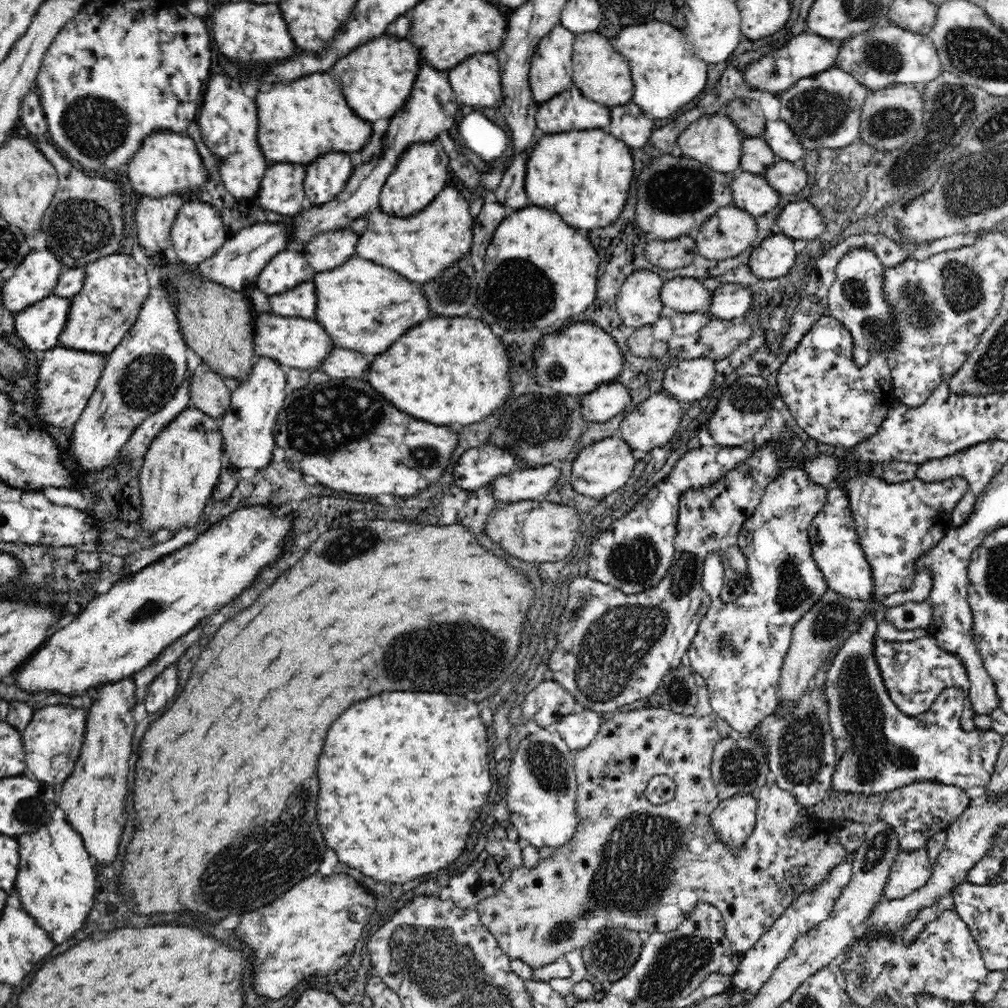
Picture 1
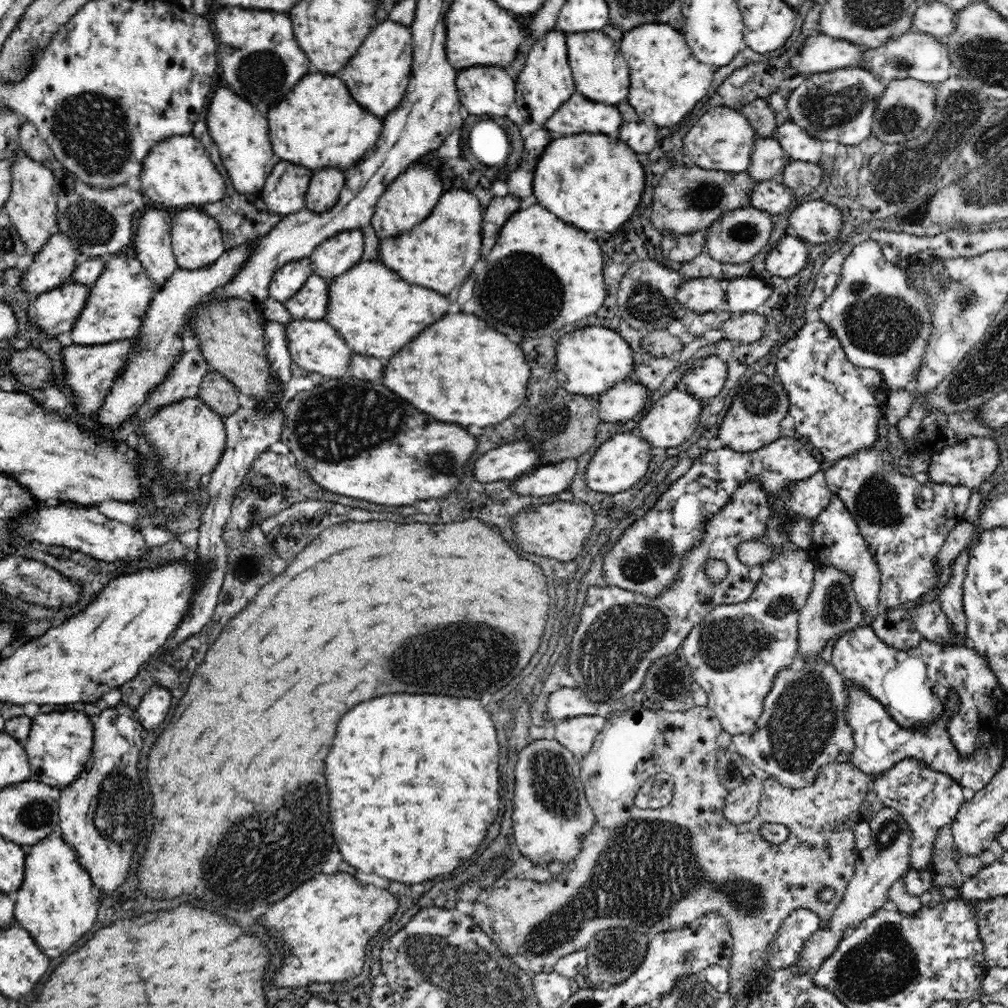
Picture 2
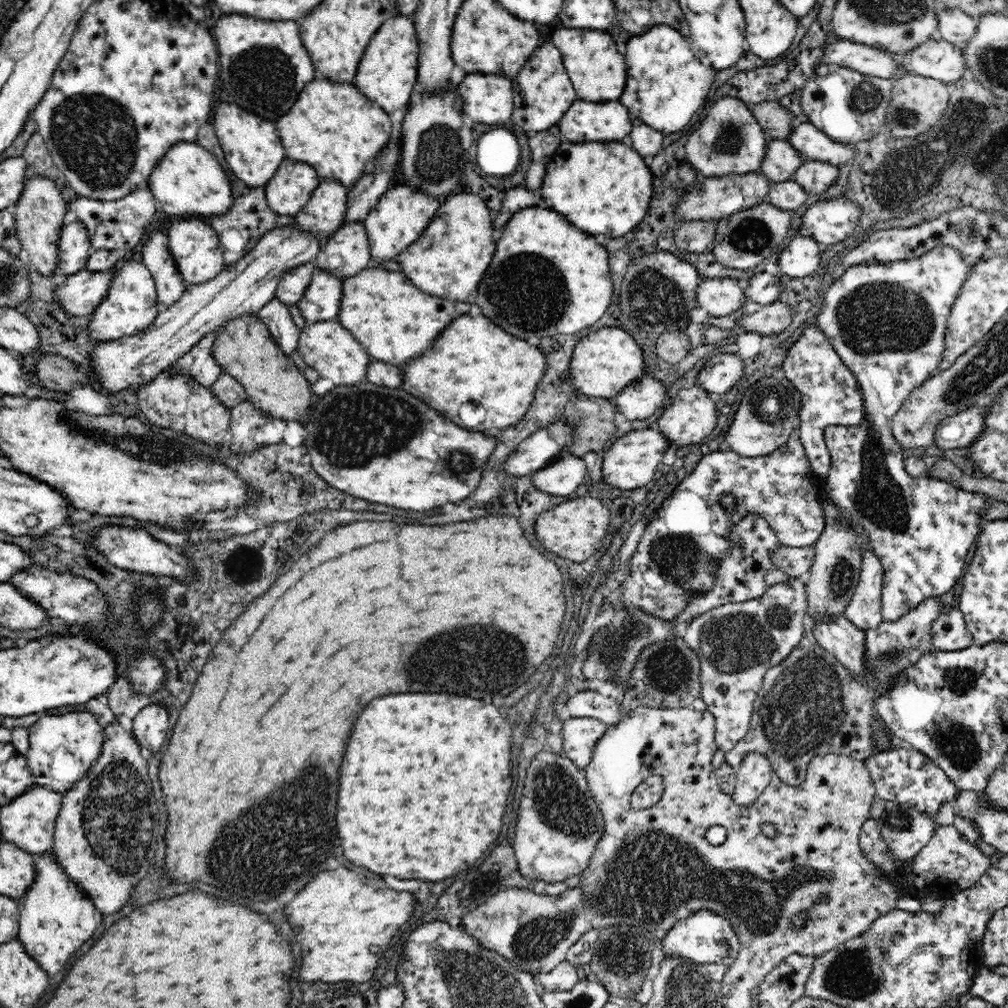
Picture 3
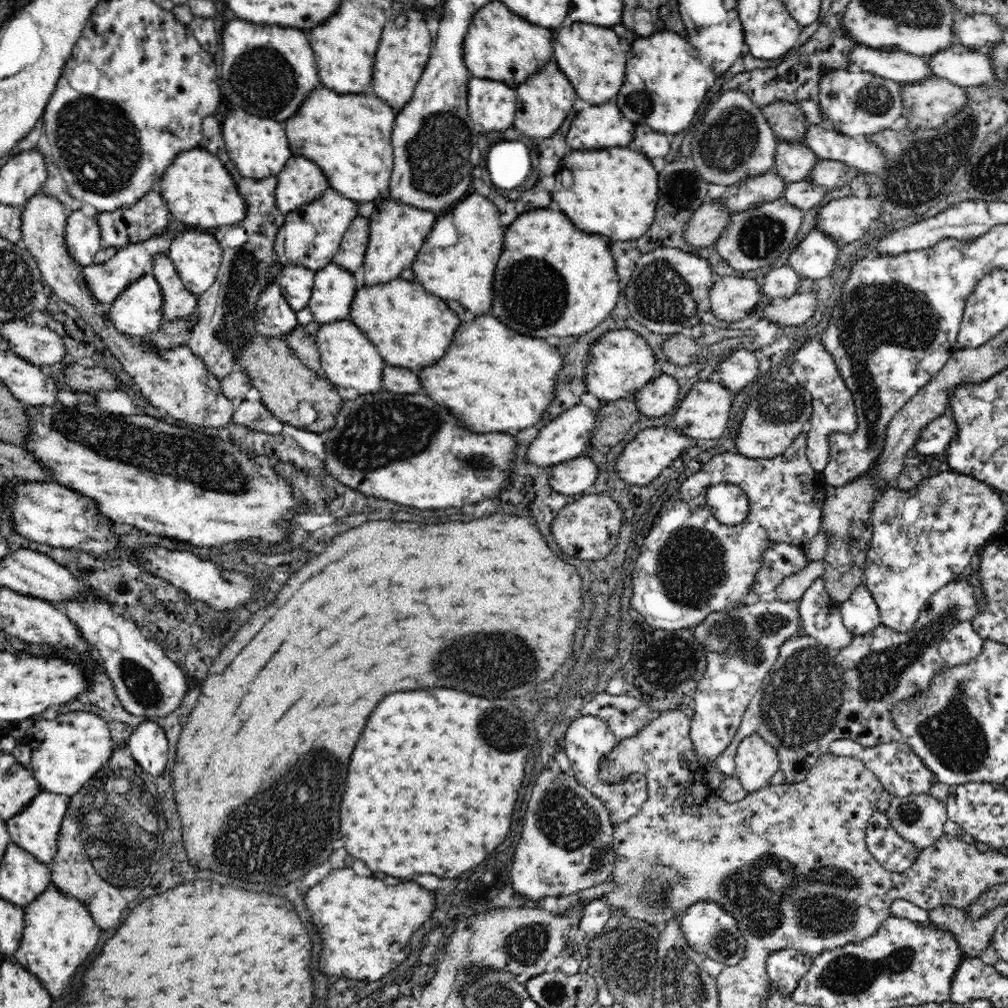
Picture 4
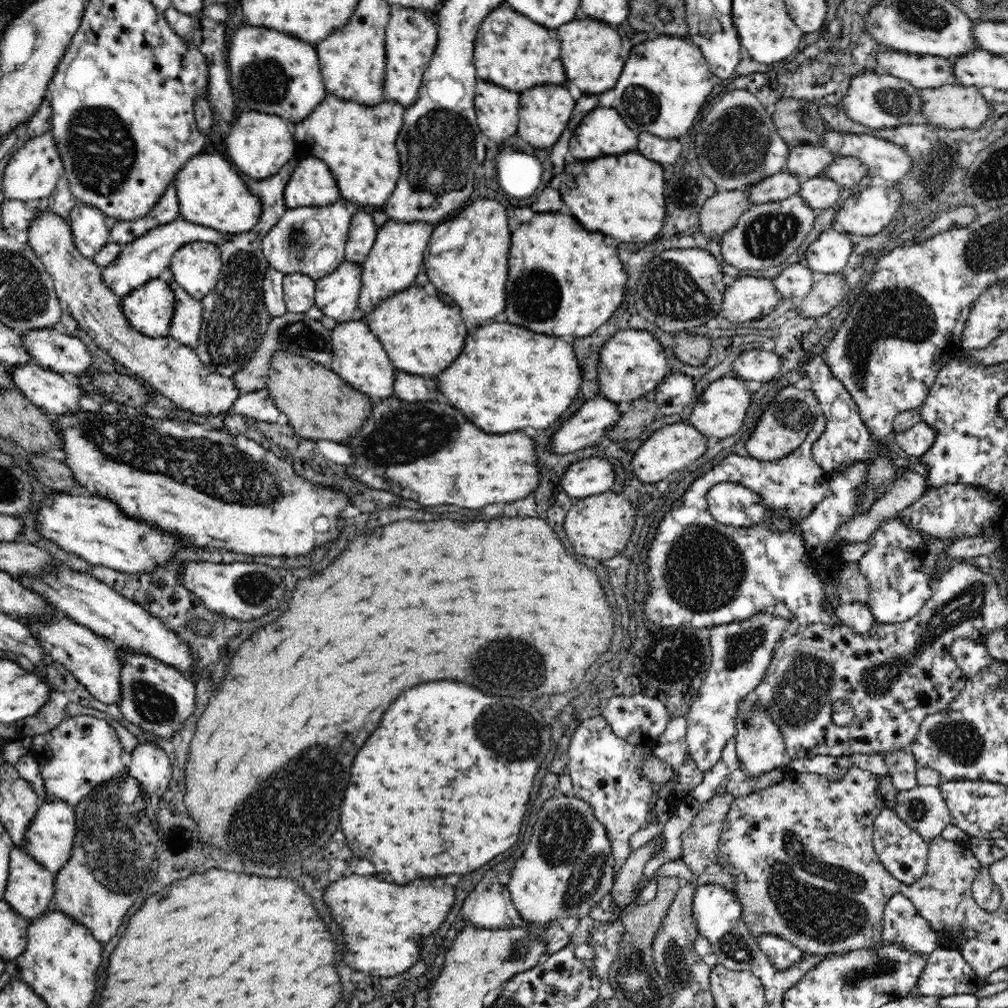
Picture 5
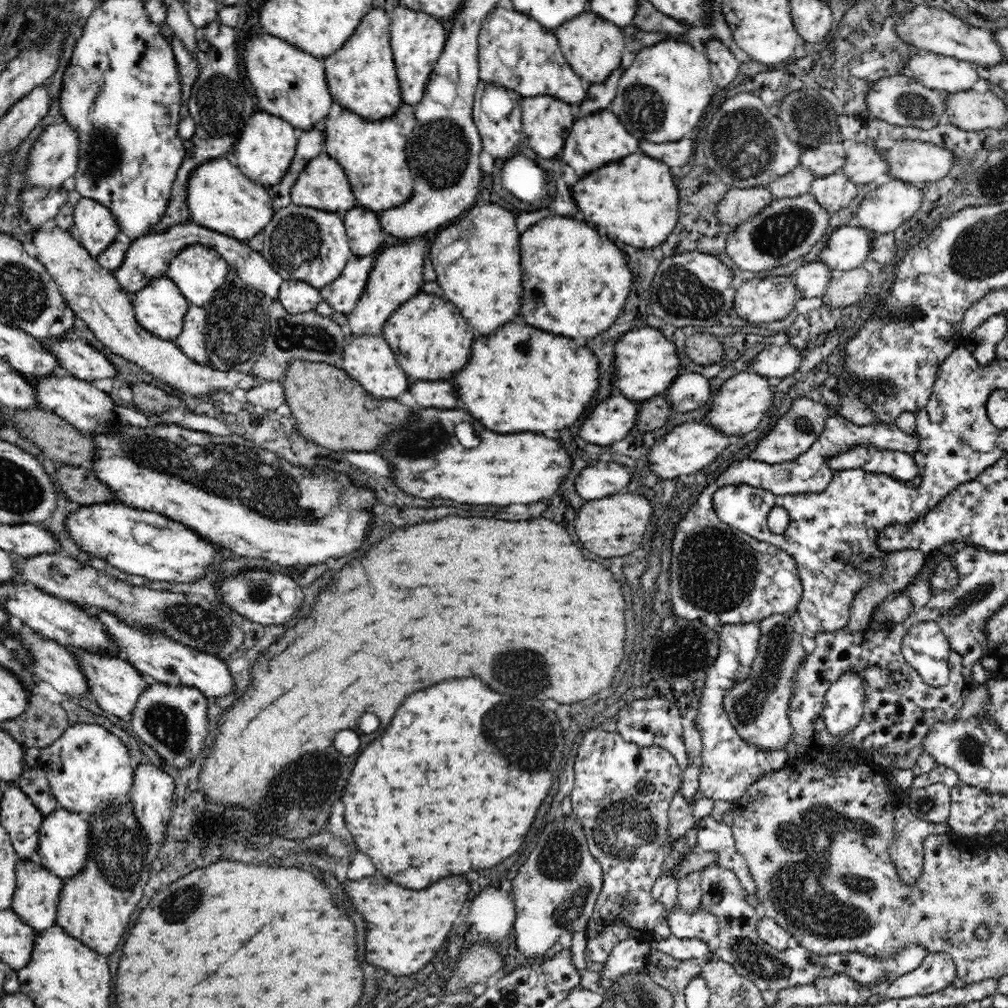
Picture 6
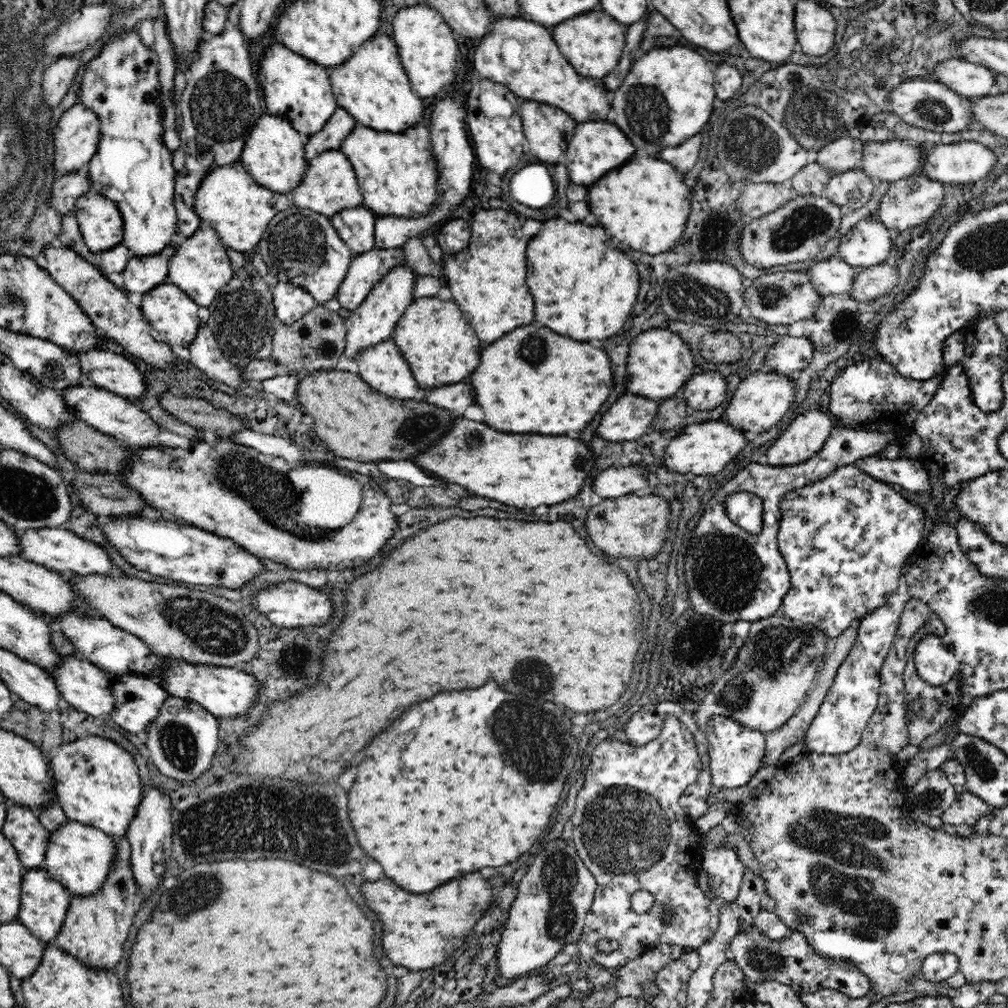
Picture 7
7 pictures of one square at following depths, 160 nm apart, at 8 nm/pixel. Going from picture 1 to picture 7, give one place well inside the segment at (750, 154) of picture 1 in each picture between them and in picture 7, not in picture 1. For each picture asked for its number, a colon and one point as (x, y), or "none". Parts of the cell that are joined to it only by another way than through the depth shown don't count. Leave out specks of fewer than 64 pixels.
2: (768, 159)
3: (780, 161)
4: (793, 162)
5: (805, 161)
6: (828, 158)
7: (844, 154)

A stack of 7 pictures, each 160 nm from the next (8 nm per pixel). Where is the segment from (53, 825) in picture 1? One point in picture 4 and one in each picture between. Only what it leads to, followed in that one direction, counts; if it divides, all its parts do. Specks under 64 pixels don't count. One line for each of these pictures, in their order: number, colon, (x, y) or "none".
2: (57, 903)
3: (56, 916)
4: (59, 933)

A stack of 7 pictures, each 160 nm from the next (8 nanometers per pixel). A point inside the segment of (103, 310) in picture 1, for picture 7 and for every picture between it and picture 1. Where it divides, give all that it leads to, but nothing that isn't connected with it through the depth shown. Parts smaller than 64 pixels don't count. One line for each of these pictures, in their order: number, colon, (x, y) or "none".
2: (115, 305)
3: (129, 307)
4: (136, 312)
5: (149, 308)
6: (159, 307)
7: (173, 316)

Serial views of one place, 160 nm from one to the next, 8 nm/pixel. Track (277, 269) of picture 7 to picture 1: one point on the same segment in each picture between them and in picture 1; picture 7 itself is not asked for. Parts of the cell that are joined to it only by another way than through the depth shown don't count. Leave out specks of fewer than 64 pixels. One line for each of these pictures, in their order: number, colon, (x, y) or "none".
1: (325, 177)
2: (326, 184)
3: (323, 214)
4: (311, 234)
5: (311, 240)
6: (300, 243)

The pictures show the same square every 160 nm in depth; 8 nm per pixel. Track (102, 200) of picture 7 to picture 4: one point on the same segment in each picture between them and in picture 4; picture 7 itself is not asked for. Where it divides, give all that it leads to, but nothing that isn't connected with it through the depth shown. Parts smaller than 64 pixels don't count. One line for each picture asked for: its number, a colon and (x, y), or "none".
4: (83, 240)
5: (90, 234)
6: (95, 227)

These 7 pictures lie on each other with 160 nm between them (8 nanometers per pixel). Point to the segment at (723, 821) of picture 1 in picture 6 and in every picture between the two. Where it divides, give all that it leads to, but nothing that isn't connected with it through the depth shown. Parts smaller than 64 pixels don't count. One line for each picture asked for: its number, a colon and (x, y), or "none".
2: (741, 805)
3: (754, 775)
4: (756, 762)
5: (760, 748)
6: (757, 708)

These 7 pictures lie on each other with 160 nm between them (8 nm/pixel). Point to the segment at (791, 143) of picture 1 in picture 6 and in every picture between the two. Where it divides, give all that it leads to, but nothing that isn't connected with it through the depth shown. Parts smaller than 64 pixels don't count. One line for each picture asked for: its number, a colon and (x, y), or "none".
2: (799, 145)
3: (812, 144)
4: (859, 154)
5: (883, 158)
6: (913, 161)

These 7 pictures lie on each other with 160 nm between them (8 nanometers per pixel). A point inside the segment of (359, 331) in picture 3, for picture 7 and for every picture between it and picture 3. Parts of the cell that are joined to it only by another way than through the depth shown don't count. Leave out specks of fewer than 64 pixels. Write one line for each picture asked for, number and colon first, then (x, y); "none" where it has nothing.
4: (410, 326)
5: (422, 335)
6: (431, 340)
7: (437, 341)

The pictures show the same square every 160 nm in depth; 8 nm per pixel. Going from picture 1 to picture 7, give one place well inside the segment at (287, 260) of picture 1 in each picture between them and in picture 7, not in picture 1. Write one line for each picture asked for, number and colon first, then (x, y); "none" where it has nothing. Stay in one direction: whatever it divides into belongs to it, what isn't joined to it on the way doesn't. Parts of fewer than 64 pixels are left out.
2: (290, 277)
3: (292, 285)
4: (296, 283)
5: (299, 289)
6: (297, 297)
7: (291, 303)

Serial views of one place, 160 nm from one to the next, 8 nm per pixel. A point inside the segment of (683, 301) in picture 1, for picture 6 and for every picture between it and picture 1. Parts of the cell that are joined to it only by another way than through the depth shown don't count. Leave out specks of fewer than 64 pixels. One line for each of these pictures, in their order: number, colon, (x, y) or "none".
2: (701, 295)
3: (721, 297)
4: (731, 299)
5: (748, 298)
6: (756, 300)

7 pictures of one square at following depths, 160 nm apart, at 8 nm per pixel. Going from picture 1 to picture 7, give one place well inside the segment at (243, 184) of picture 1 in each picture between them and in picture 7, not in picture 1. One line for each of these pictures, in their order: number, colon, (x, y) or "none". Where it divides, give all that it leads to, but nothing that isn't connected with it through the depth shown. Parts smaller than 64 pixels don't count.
2: (239, 132)
3: (250, 145)
4: (258, 146)
5: (259, 145)
6: (263, 152)
7: (272, 155)

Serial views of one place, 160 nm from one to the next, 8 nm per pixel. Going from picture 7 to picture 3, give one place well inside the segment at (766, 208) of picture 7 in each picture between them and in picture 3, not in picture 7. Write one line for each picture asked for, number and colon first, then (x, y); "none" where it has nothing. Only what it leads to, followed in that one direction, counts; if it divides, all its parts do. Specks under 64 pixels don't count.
3: (697, 237)
4: (705, 226)
5: (721, 211)
6: (738, 205)

